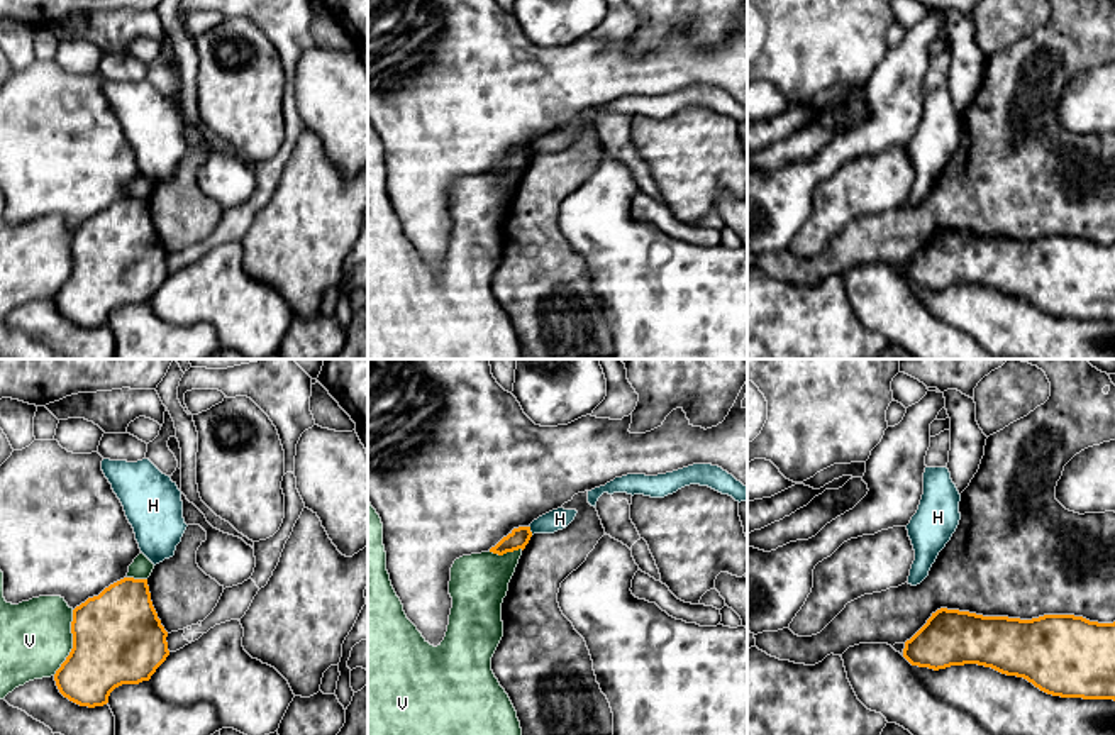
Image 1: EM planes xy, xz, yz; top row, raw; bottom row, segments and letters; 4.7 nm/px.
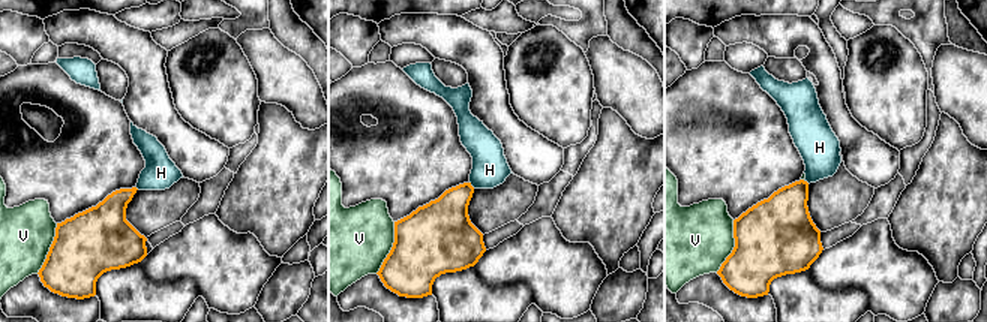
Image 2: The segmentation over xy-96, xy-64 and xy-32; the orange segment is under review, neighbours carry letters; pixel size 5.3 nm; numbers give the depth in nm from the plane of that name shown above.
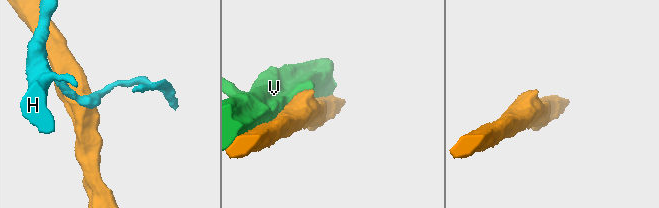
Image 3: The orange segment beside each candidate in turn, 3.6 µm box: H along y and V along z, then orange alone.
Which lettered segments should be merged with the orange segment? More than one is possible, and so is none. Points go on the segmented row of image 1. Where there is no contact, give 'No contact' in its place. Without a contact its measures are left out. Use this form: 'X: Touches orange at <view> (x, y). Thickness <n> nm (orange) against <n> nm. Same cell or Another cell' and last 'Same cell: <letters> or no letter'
H: Touches orange at xz (529, 530). Thickness 90 nm (orange) against 100 nm. Another cell
V: Touches orange at xy (73, 642). Thickness 440 nm (orange) against 340 nm. Another cell
Same cell: no letter

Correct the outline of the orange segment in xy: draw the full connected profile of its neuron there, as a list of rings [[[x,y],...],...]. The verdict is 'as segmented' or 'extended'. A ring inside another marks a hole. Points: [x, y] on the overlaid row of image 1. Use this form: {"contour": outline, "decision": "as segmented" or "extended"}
{"contour": [[[124,578],[73,610],[73,649],[54,674],[59,693],[80,706],[103,706],[122,684],[149,681],[169,655],[168,632],[151,601],[147,579]]], "decision": "as segmented"}

